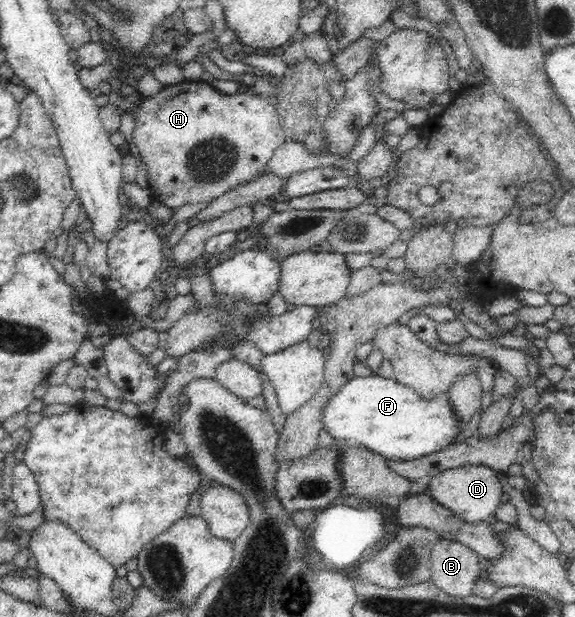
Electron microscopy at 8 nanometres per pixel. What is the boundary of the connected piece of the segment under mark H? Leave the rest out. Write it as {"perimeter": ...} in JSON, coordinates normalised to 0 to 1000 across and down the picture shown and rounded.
{"perimeter":[[[322,130],[320,133],[308,135],[304,138],[290,138],[275,152],[263,157],[250,157],[247,162],[235,169],[228,175],[228,186],[235,193],[235,207],[231,211],[230,240],[238,240],[242,253],[245,253],[245,263],[252,266],[252,272],[257,279],[257,301],[264,314],[268,326],[292,334],[297,340],[306,342],[322,331],[343,331],[343,327],[367,327],[388,318],[393,311],[419,305],[426,298],[433,298],[450,285],[457,285],[461,280],[461,269],[468,266],[475,246],[496,230],[499,225],[496,212],[489,196],[485,194],[483,180],[480,173],[457,160],[442,157],[435,149],[424,152],[410,151],[405,156],[395,152],[384,152],[379,146],[372,144],[367,136],[358,135],[353,130]]]}

